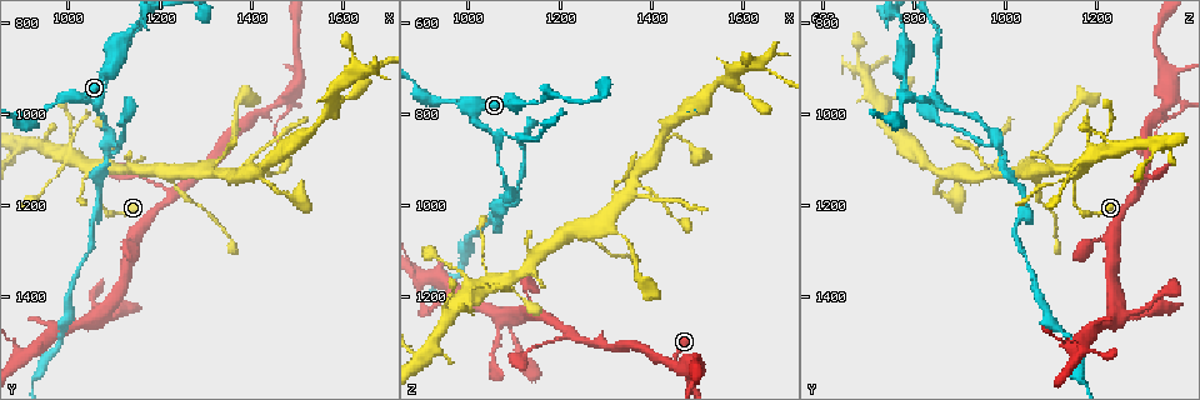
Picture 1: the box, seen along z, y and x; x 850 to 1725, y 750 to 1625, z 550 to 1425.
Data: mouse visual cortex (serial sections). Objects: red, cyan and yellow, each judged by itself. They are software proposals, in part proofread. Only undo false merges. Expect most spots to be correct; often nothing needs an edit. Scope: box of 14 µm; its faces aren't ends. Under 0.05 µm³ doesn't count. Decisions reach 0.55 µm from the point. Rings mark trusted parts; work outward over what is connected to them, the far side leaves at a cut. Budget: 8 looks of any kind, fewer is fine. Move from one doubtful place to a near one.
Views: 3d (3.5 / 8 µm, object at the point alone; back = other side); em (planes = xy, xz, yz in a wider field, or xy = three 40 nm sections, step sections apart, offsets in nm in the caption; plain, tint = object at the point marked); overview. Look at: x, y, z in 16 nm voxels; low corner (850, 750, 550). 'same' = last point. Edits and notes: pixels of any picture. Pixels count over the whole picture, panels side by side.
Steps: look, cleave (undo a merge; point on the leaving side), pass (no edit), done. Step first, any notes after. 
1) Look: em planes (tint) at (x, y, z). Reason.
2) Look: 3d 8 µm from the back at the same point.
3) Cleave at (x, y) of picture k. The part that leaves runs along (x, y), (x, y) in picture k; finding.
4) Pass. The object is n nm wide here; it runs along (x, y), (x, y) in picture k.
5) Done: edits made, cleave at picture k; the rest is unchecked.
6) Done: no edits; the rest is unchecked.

Look: 3d 3.5 µm from the back at (1490, 970, 1375). Thin arm on a thick one.

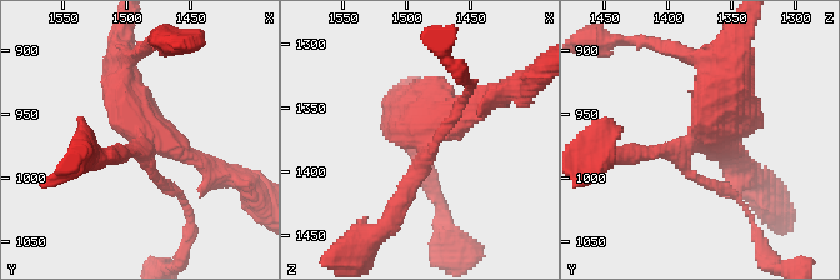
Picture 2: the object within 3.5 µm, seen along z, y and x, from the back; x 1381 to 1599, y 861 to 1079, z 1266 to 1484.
Look: em xy step 2 (tint) at (1484, 968, 1374). Now the EM.

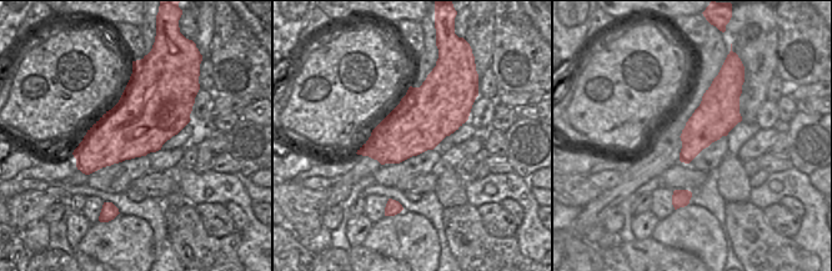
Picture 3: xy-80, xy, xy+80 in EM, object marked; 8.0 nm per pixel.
Pass. It runs along (450, 121), (491, 100) in picture 2; one cell here.

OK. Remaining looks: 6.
Look: em planes (tint) at (1065, 980, 850). Calibre changes.

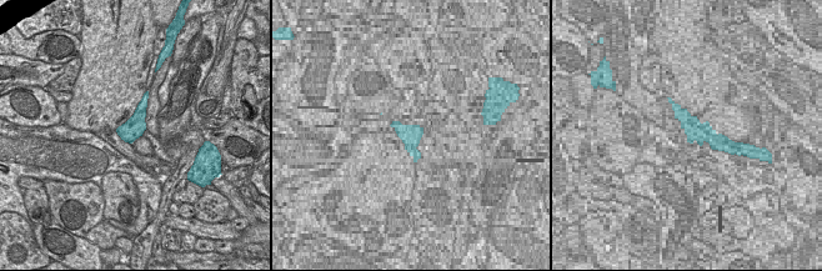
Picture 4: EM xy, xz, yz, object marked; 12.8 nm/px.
Look: 3d 3.5 µm at the same point. Wider look.

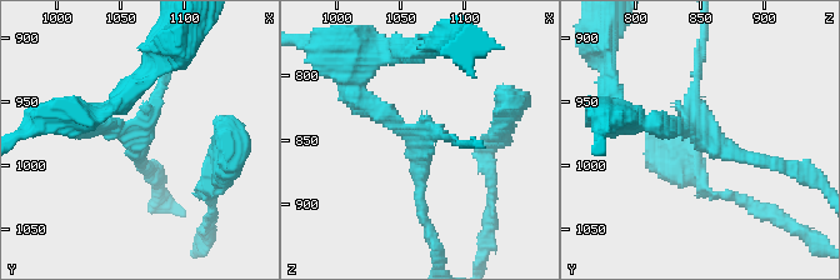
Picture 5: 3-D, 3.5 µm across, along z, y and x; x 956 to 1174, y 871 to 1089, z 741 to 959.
Pass. The arms are 150, 150, 250 nm wide; it runs along (354, 90), (415, 141), (423, 218) in picture 5; all the same cell.

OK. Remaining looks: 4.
Look: 3d 8 µm at (1075, 1125, 1155). Four arms meet.

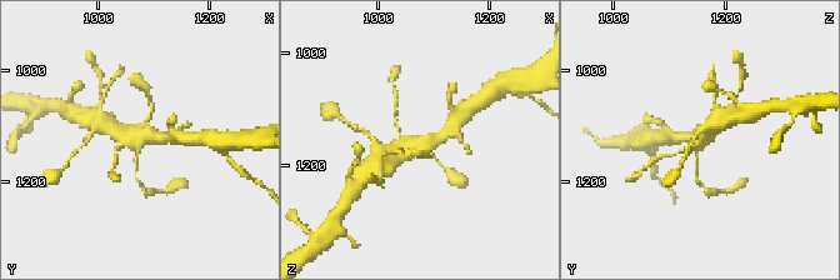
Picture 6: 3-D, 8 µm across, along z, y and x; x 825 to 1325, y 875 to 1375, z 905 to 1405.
Look: 3d 3.5 µm at (1075, 1130, 1155).

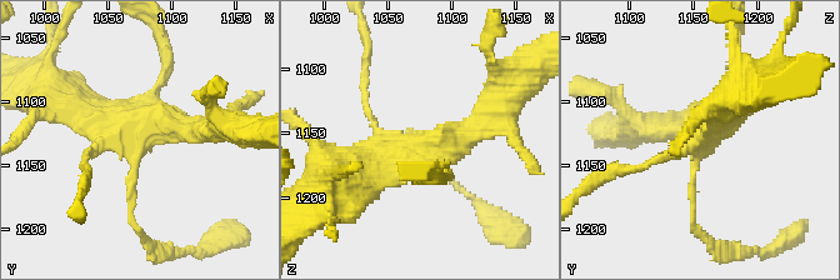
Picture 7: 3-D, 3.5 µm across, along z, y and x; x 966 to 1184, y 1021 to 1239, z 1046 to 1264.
Look: em xy step 5 (tint) at (1072, 1128, 1160). Shape alone is not enough.

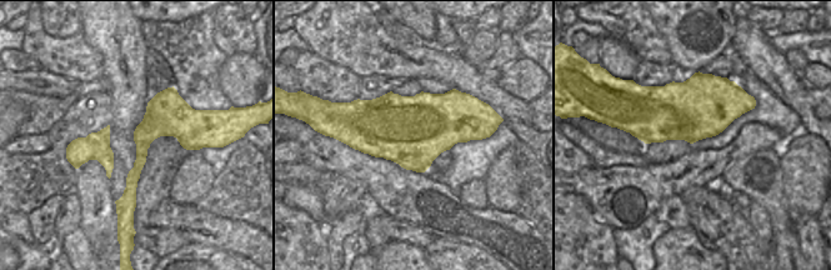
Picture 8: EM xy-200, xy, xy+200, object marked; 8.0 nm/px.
Pass. It runs along (134, 215), (138, 135), (206, 128) in picture 7; one cell here.

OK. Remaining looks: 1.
Done: no edits; the rest is unchecked.

